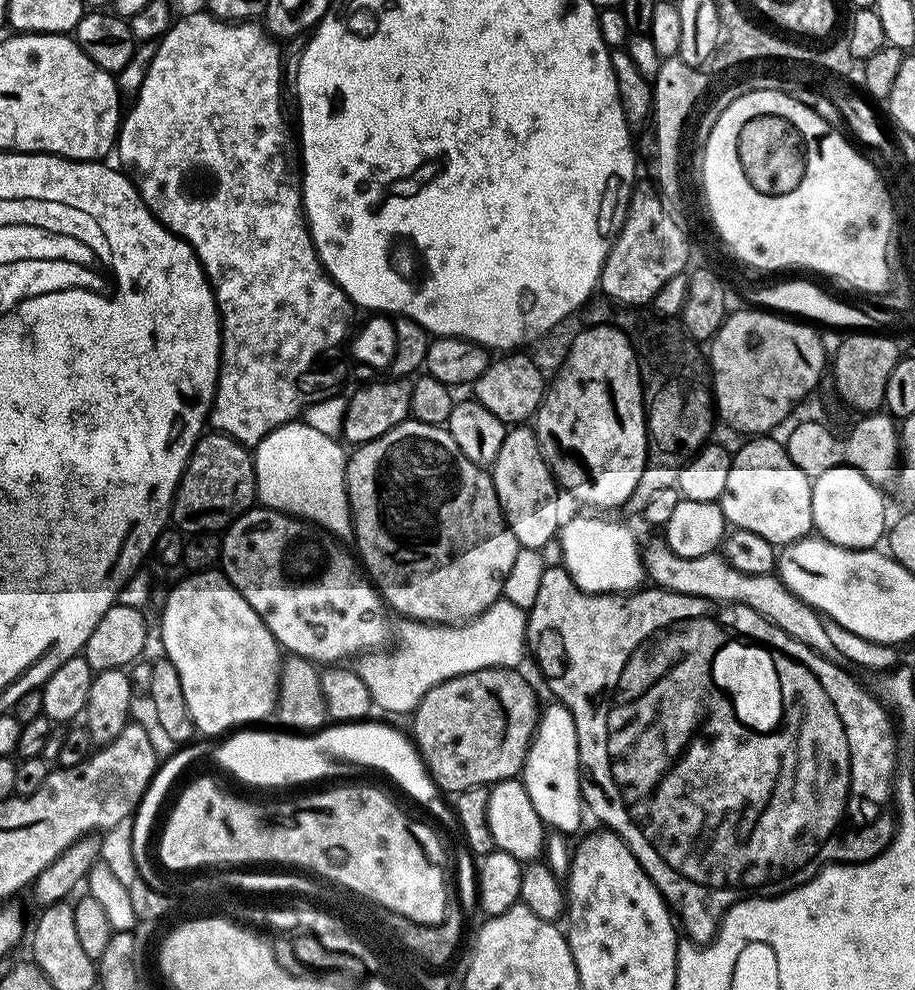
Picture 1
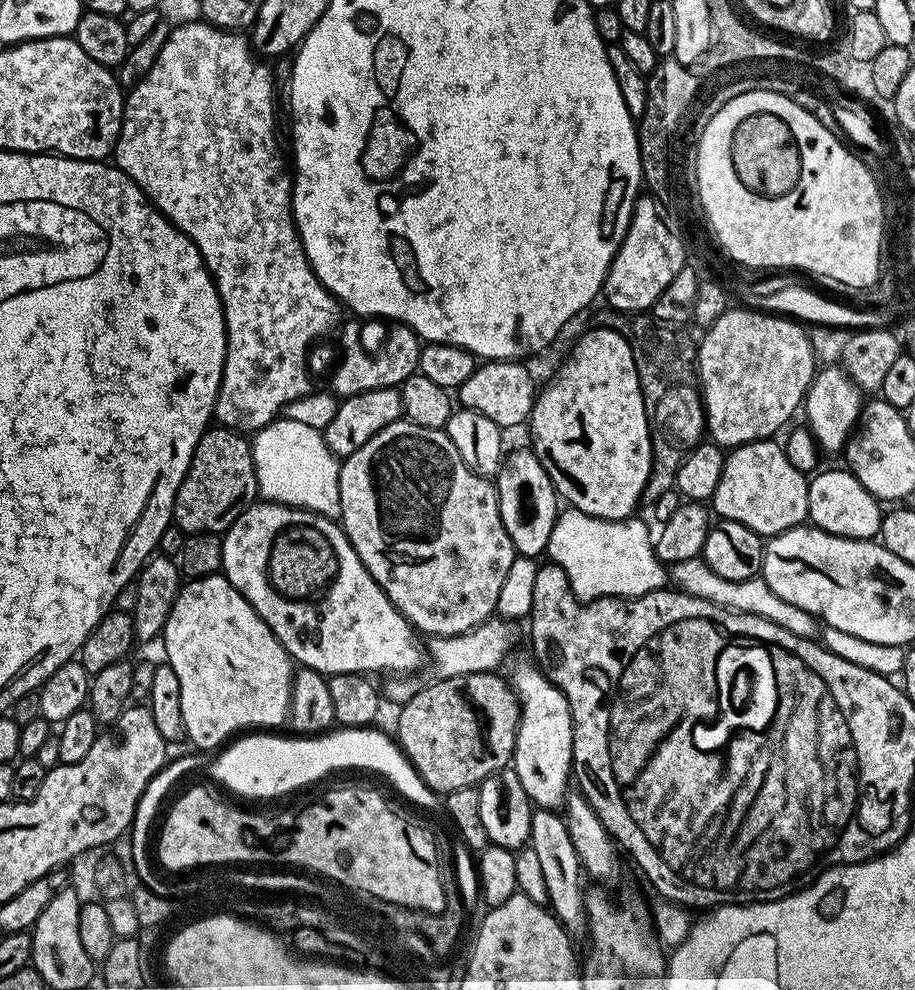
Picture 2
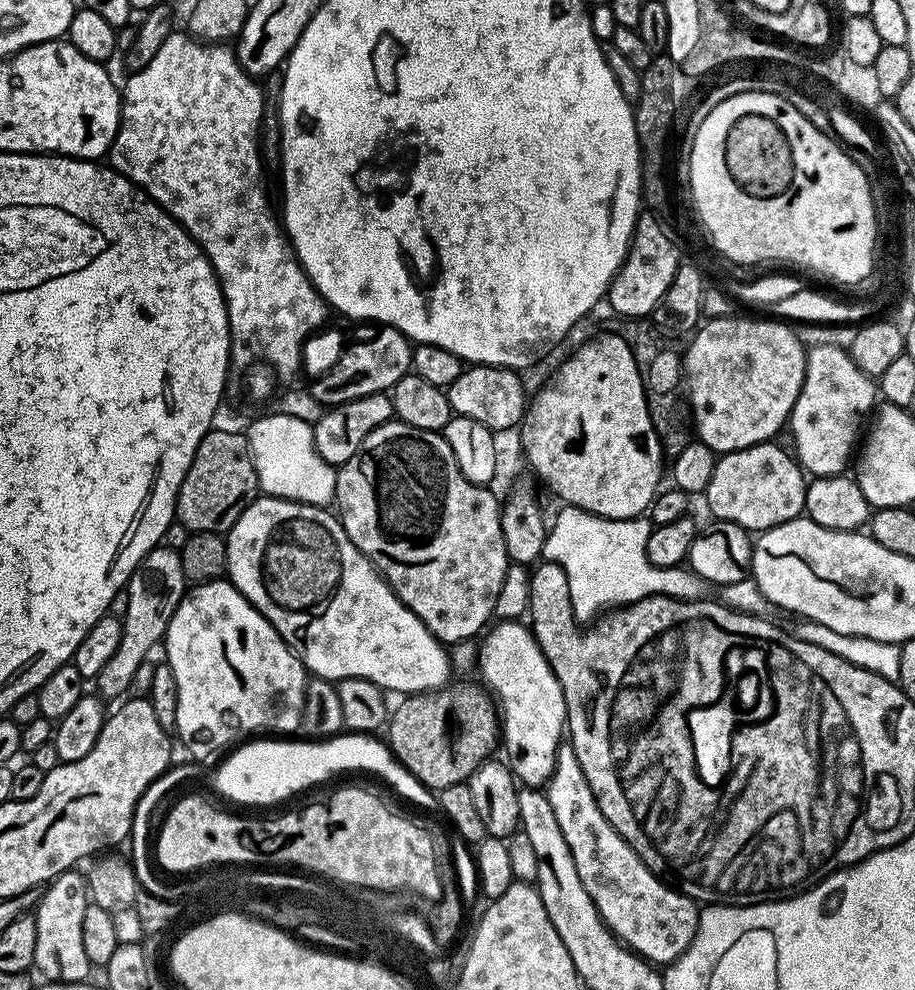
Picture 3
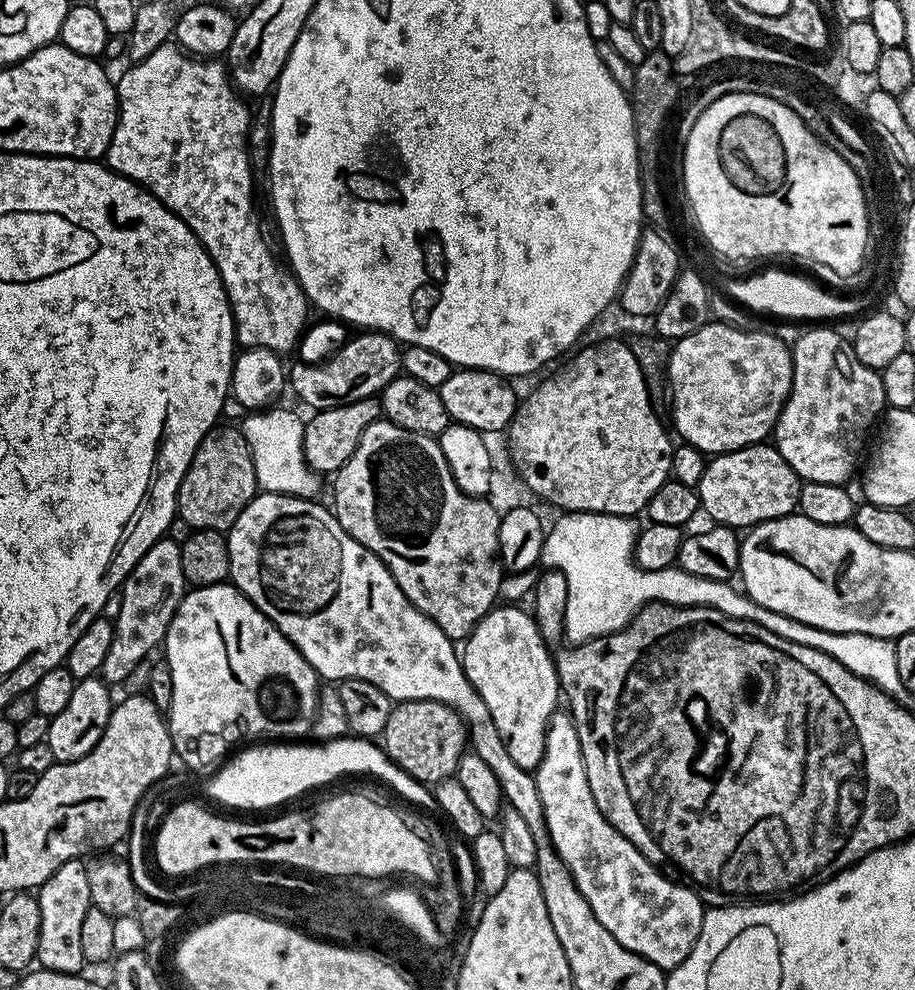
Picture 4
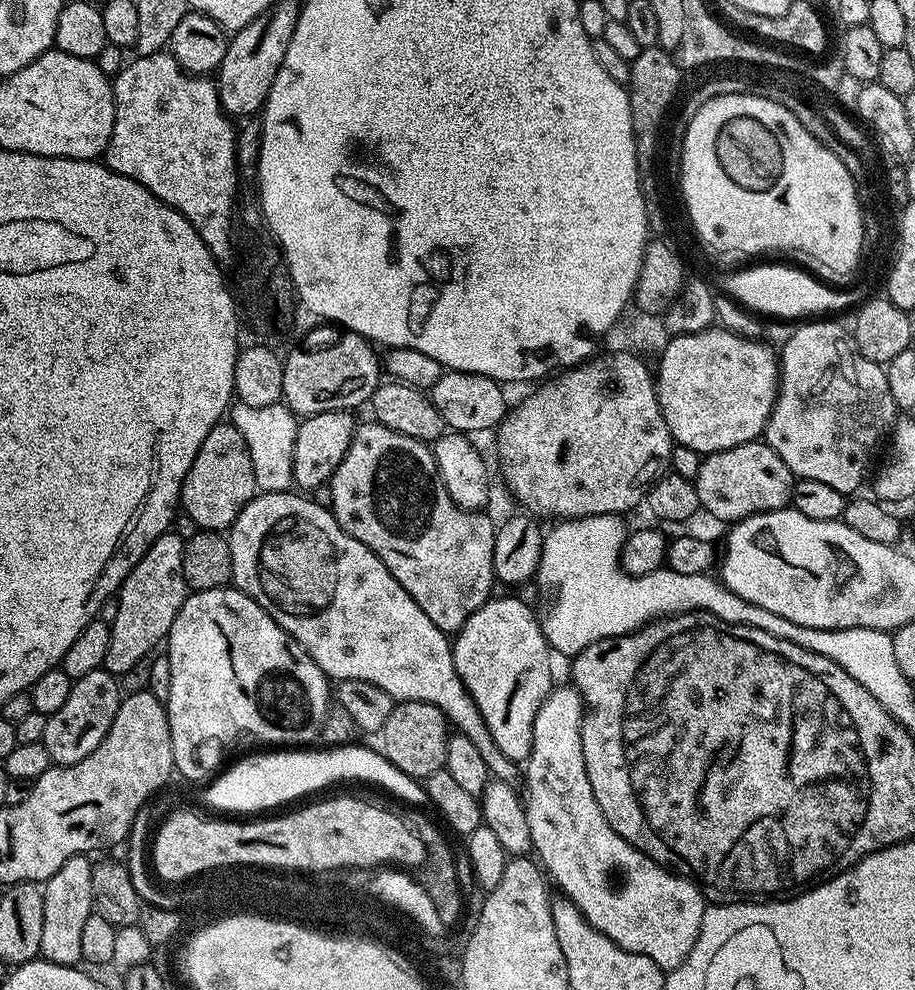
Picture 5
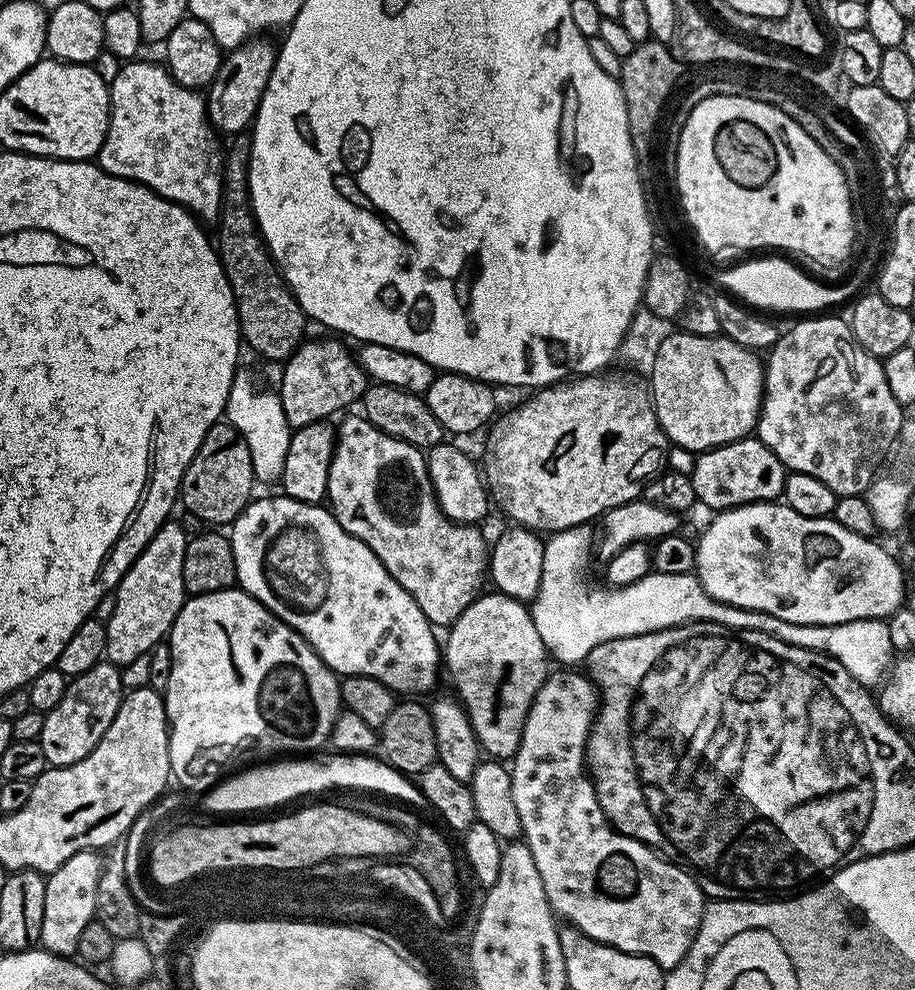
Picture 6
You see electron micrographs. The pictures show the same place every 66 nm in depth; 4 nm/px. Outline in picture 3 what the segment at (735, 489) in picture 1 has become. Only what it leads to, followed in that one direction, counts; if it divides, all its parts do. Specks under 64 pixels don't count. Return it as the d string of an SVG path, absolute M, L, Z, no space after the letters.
M776 442L755 444L737 452L725 452L719 457L714 466L714 474L710 474L708 491L708 508L713 512L717 521L736 523L747 529L749 533L759 534L774 526L782 526L782 522L797 519L804 512L804 489L806 476L799 464L791 455L788 456L776 445Z

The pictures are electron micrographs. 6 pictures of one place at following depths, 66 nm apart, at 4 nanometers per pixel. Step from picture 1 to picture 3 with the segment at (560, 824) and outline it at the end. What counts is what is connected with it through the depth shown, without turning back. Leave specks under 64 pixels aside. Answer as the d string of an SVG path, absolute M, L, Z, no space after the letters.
M500 624L491 628L483 637L484 645L481 643L478 648L479 679L498 701L502 748L508 751L506 763L523 787L543 789L552 778L556 751L566 736L568 711L562 686L546 662L536 637L525 625L523 628L520 624Z

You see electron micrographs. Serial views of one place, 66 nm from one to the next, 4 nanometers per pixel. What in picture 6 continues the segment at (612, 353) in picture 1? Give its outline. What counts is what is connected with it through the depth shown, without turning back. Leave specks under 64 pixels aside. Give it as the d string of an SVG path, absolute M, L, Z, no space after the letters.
M612 371L549 384L533 391L532 397L516 409L491 421L482 475L495 507L497 504L513 525L551 534L587 524L595 516L603 517L611 508L637 499L644 485L665 467L670 441L656 417L649 385L639 375Z

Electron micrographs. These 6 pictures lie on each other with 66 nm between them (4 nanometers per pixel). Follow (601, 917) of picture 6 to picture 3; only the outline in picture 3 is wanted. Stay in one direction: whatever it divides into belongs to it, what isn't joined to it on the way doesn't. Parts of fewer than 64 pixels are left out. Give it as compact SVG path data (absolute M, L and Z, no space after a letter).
M561 743L556 751L556 765L546 785L548 801L558 818L558 826L574 854L578 878L594 902L604 925L612 935L637 956L656 966L672 964L690 946L698 930L700 908L697 901L677 892L671 884L656 876L642 862L640 855L606 822L598 802L578 766L571 743Z

